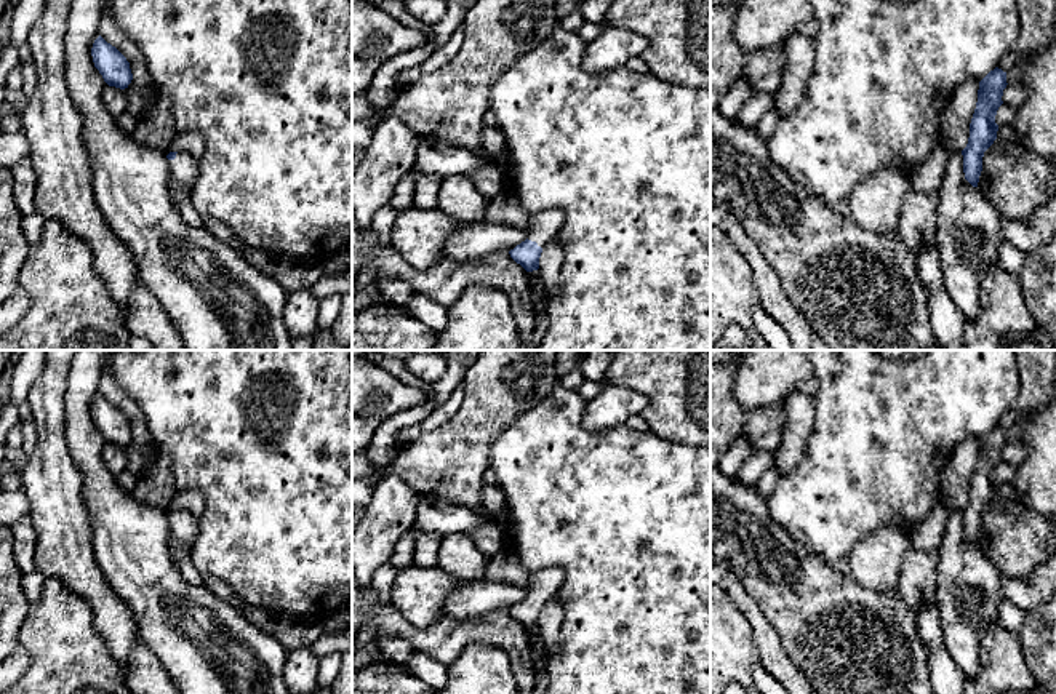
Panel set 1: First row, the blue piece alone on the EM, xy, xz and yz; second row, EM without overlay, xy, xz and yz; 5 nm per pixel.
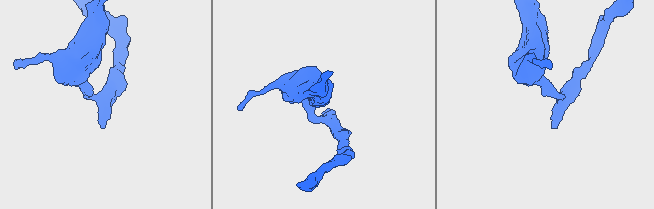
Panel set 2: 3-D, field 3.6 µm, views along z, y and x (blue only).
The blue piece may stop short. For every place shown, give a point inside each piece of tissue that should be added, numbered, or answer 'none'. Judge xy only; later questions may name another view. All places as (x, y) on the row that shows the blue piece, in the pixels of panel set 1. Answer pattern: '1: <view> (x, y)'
1: xy (184, 168)

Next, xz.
1: xz (544, 227)

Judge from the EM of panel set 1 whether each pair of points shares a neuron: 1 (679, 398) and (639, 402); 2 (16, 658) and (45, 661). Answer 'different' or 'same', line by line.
1: different
2: different

